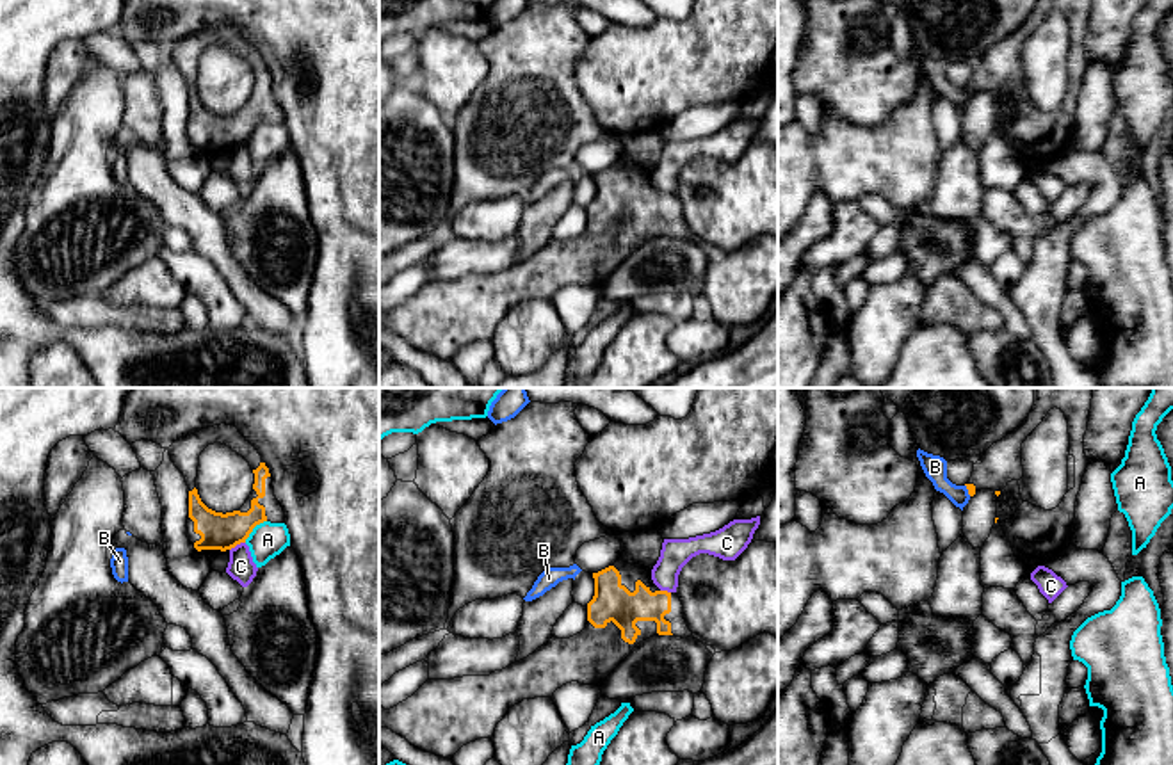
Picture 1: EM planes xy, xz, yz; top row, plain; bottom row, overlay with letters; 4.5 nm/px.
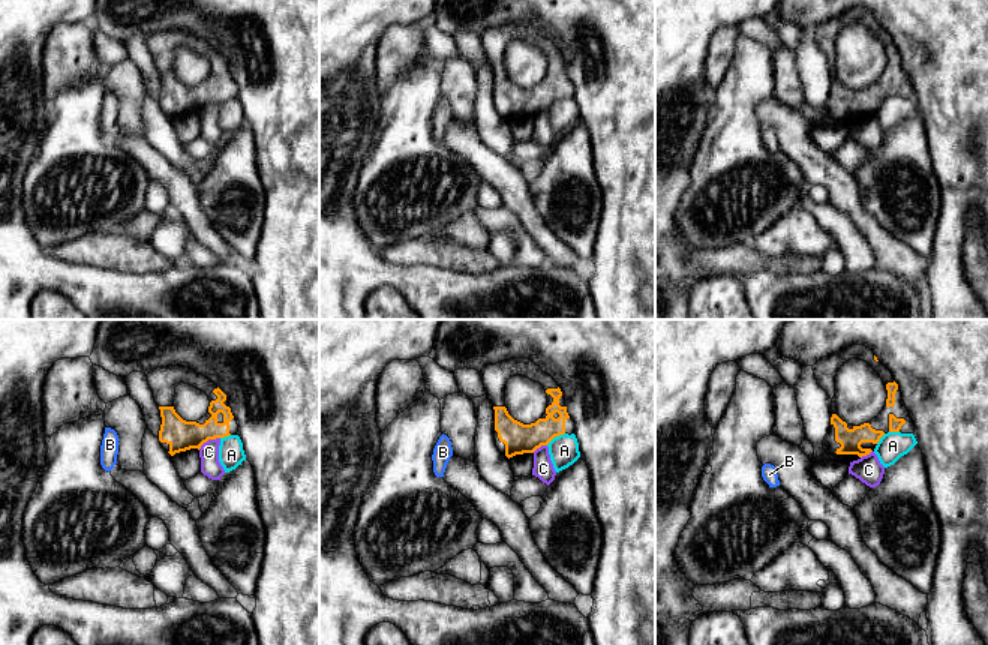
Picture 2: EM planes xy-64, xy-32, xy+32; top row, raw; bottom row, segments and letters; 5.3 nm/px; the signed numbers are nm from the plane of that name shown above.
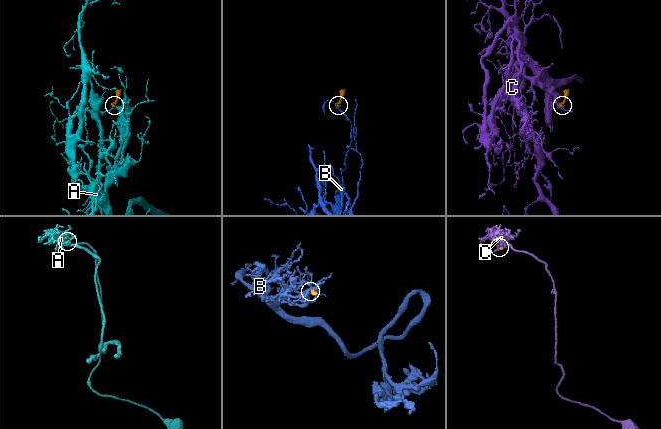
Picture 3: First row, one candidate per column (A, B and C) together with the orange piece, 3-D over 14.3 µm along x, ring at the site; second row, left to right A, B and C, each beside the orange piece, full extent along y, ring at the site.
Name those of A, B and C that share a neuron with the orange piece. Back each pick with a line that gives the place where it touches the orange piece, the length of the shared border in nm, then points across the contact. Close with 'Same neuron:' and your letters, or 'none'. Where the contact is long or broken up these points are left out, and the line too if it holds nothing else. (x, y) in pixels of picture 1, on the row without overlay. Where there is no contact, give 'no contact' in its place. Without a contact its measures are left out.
Same neuron: none

